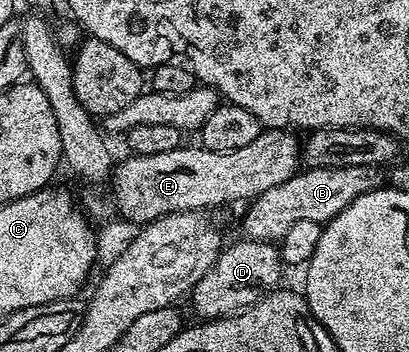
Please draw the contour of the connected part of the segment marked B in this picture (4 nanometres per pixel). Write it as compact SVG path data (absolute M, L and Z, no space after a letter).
M357 165L356 167L307 167L289 177L281 185L261 193L250 200L247 216L243 219L243 235L248 239L278 241L296 221L317 221L326 225L341 209L354 199L384 186L380 168Z

